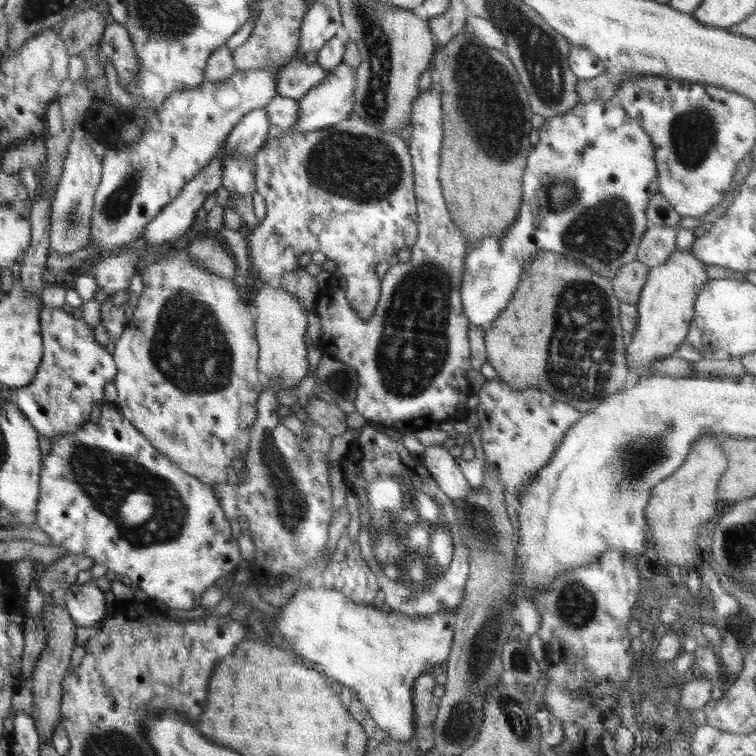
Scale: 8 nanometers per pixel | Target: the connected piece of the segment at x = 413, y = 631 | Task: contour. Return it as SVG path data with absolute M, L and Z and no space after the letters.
M319 582L297 590L279 610L275 618L278 630L300 659L310 660L310 666L316 664L318 670L342 682L366 705L374 722L393 740L410 742L414 738L416 713L412 686L418 676L434 668L441 669L447 660L454 637L454 614L442 611L428 617L410 617L398 611L390 613L373 605L352 602L342 592L334 588L328 590Z

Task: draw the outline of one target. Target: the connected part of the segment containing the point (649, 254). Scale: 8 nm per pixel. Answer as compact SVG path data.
M648 226L643 234L636 260L649 267L655 267L669 260L676 250L676 227Z

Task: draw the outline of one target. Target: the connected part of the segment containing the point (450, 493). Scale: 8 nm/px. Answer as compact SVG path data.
M441 444L426 447L424 456L424 464L440 490L452 500L467 500L474 489L460 471L454 455Z

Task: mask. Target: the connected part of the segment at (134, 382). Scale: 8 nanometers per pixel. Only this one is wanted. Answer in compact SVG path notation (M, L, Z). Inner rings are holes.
M186 249L175 250L168 253L166 259L156 260L148 264L146 268L139 271L142 276L144 290L138 300L138 304L129 312L130 320L126 323L126 328L116 342L116 348L112 354L117 366L117 373L114 377L114 386L117 388L118 400L116 405L121 413L144 434L150 444L174 461L186 473L198 477L202 483L212 485L214 483L226 483L226 466L230 465L235 458L244 458L246 451L250 447L250 433L252 425L256 421L256 407L259 396L263 391L262 378L256 368L258 362L259 346L255 337L255 320L257 313L250 310L244 302L244 298L238 292L238 286L226 277L214 275L206 271L198 261L192 259Z

